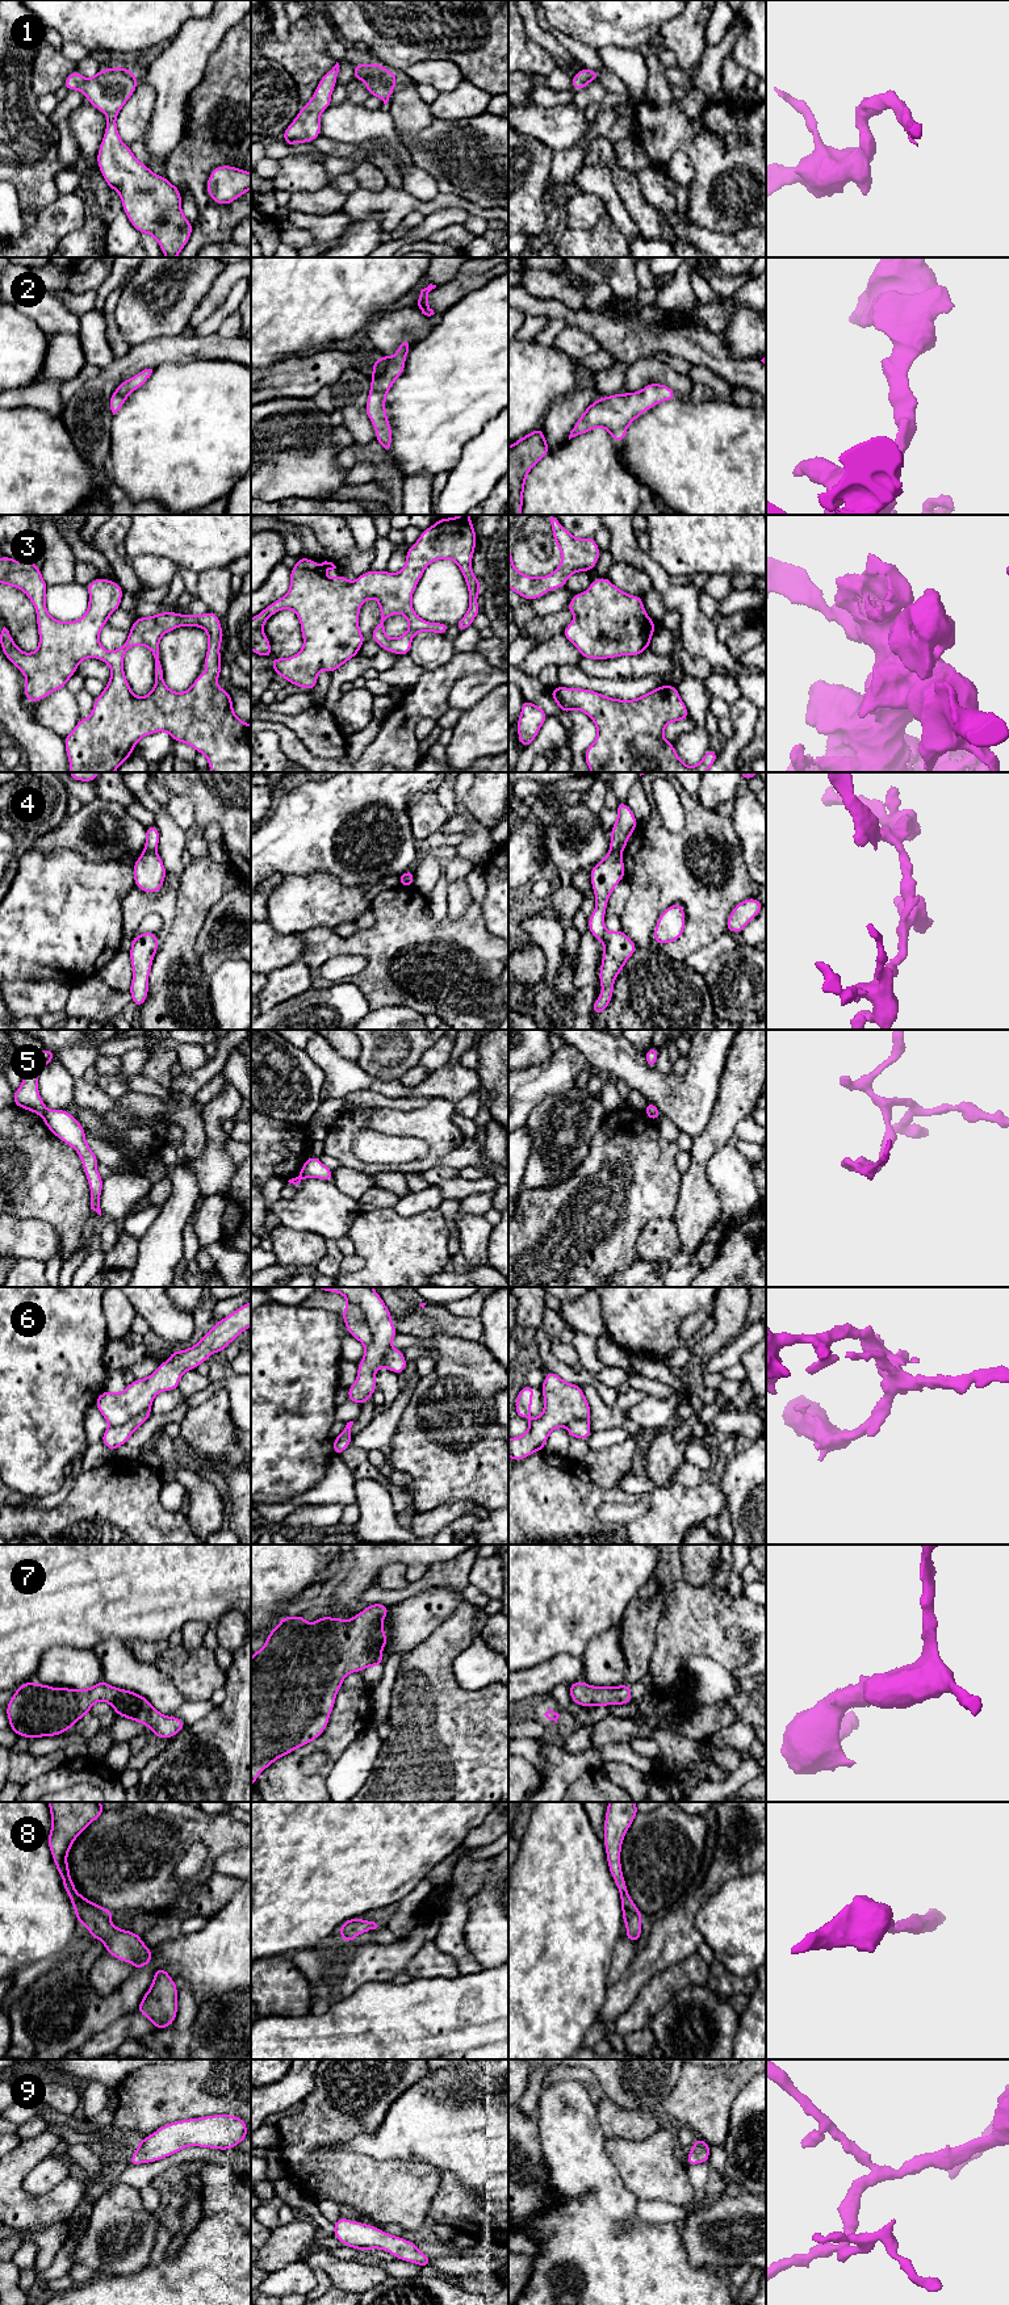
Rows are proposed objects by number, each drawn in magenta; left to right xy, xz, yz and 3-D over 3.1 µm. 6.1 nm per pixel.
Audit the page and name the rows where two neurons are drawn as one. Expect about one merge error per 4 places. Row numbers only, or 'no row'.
4, 5, 6

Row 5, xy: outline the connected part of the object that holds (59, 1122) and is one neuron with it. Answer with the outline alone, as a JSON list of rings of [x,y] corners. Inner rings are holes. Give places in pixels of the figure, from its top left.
[[[46,1110],[42,1119],[56,1137],[72,1147],[80,1156],[84,1173],[89,1182],[91,1210],[101,1216],[100,1195],[102,1193],[104,1178],[96,1169],[99,1160],[85,1141],[85,1131],[80,1126],[80,1122],[66,1110]]]

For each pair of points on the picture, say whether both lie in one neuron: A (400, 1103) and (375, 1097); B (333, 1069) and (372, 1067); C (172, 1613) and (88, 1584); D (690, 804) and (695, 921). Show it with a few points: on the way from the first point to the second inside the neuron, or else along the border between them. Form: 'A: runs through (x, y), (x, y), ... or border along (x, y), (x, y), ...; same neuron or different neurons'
A: runs through (393, 1102), (381, 1101); same neuron
B: border along (355, 1063), (368, 1075), (389, 1080); different neurons
C: runs through (151, 1592), (143, 1584), (109, 1584); same neuron
D: runs through (691, 833), (681, 845), (681, 864), (695, 892); same neuron

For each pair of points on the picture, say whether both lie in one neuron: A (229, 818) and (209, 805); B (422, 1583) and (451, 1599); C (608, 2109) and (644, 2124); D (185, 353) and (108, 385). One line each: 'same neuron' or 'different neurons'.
A: same neuron
B: different neurons
C: same neuron
D: same neuron

